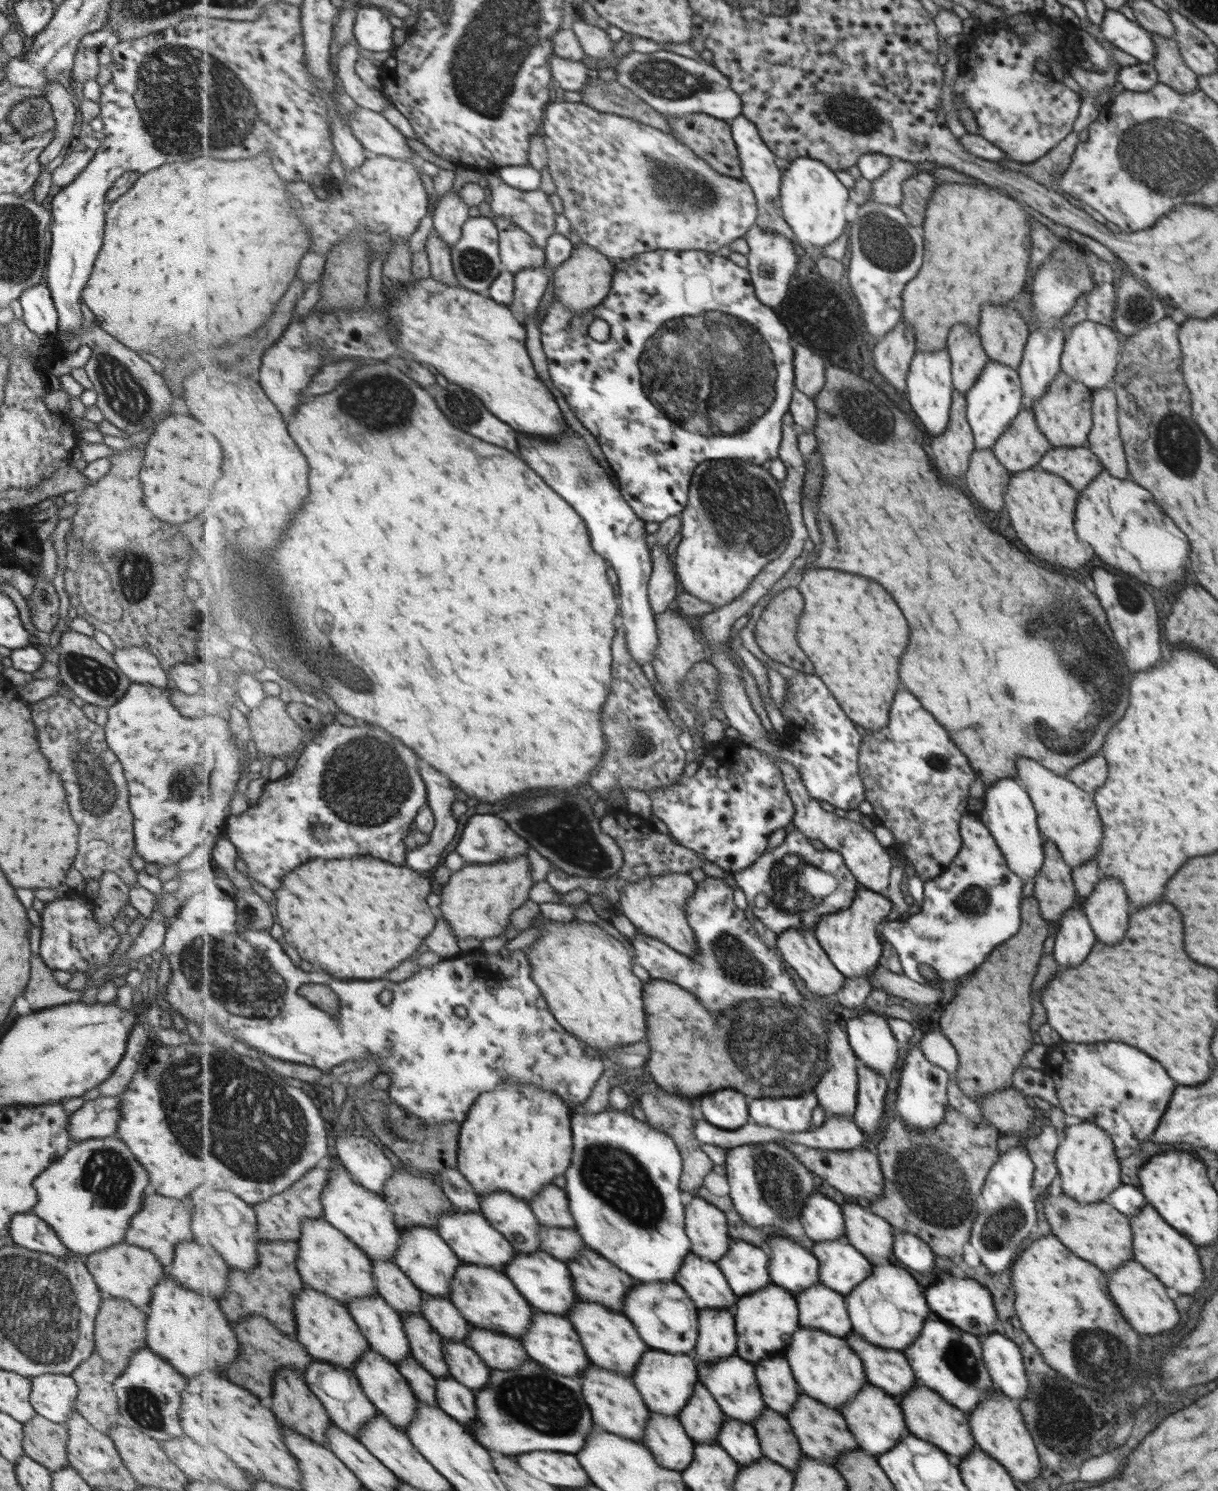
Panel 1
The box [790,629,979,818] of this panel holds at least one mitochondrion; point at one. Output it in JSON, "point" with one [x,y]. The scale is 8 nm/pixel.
{"point":[939,763]}

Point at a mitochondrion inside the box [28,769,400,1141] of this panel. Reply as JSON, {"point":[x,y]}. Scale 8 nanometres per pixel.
{"point":[232,967]}

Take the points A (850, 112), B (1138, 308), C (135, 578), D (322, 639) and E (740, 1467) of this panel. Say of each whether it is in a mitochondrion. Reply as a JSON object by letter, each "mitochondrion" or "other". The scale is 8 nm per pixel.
{"A":"mitochondrion","B":"mitochondrion","C":"mitochondrion","D":"mitochondrion","E":"other"}

